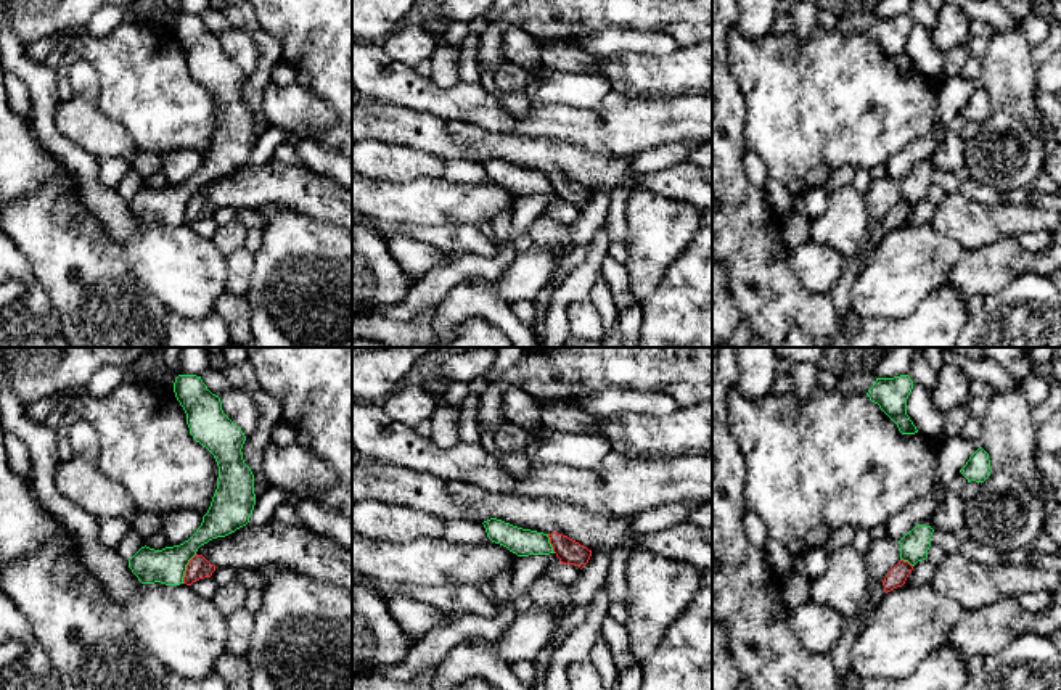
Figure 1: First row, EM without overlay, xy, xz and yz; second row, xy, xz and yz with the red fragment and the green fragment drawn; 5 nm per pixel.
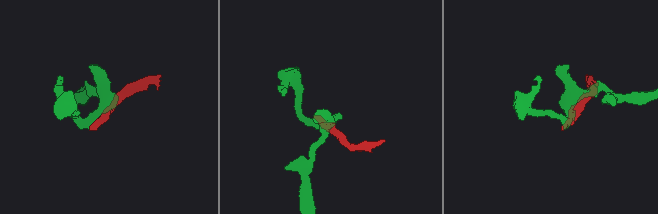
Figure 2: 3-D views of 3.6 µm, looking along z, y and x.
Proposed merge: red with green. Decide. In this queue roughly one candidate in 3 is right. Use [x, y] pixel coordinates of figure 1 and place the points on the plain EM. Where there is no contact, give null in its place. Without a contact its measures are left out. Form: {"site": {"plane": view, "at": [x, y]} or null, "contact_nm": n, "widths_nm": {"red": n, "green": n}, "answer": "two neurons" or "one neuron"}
{"site": {"plane": "xy", "at": [187, 208]}, "contact_nm": 170, "widths_nm": {"red": 110, "green": 180}, "answer": "two neurons"}

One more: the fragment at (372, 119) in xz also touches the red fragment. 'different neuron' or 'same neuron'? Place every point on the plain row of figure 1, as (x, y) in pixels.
different neuron

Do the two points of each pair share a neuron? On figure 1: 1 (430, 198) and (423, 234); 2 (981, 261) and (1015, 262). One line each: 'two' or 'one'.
1: two
2: one

